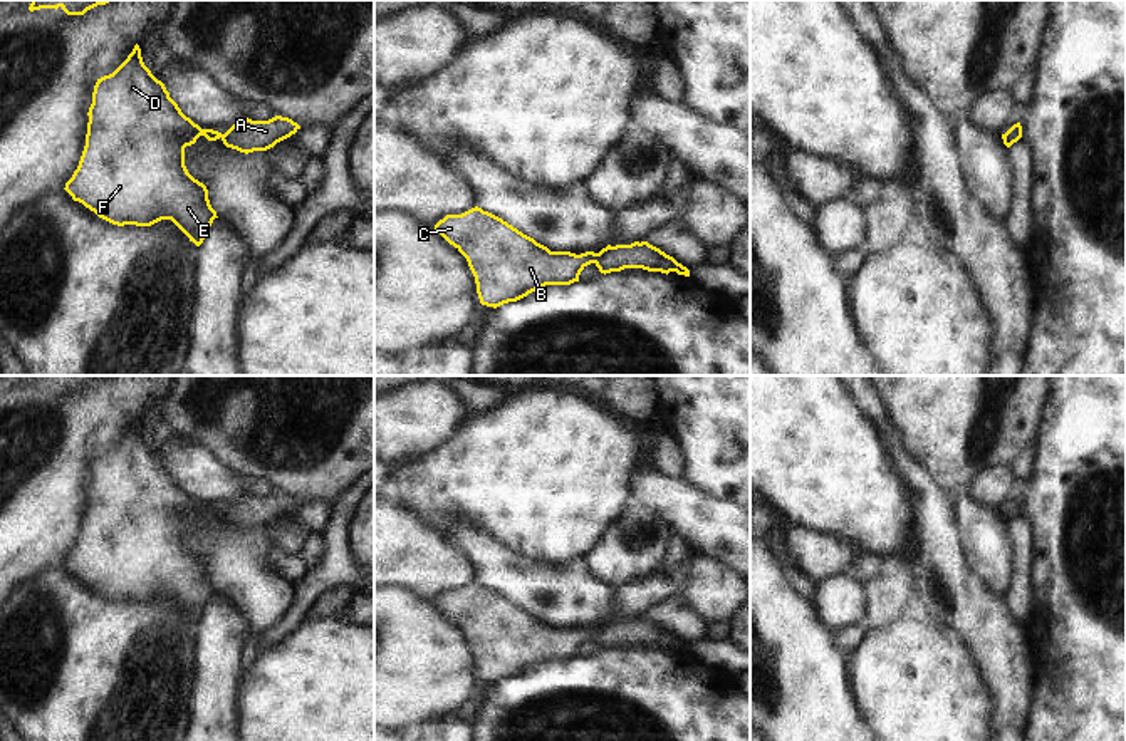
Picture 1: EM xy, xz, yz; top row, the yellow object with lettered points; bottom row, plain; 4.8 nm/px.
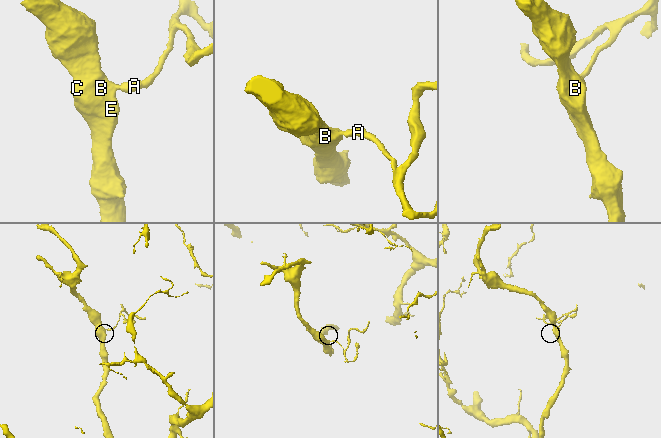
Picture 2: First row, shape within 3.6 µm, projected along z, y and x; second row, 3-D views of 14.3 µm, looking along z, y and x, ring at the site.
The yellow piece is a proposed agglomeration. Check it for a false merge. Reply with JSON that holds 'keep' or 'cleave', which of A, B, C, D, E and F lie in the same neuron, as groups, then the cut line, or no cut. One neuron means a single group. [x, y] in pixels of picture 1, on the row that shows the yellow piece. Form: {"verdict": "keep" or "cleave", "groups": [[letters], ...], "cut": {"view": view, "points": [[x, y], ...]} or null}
{"verdict": "keep", "groups": [["A", "B", "C", "D", "E", "F"]], "cut": null}

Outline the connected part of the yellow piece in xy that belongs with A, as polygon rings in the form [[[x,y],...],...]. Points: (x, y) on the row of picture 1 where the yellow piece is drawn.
[[[138,44],[112,74],[97,79],[87,116],[86,146],[64,189],[74,201],[117,226],[151,226],[171,220],[196,246],[203,243],[218,216],[210,205],[206,186],[185,166],[185,148],[205,136],[208,141],[222,139],[227,148],[248,154],[267,151],[300,129],[297,122],[282,116],[268,121],[243,117],[225,134],[201,129],[181,112],[164,84],[144,65]]]

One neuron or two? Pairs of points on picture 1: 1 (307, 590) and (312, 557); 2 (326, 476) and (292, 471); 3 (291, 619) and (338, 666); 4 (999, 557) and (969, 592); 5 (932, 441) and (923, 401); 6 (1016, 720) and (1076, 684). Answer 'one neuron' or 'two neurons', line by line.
1: two neurons
2: one neuron
3: two neurons
4: two neurons
5: one neuron
6: two neurons

